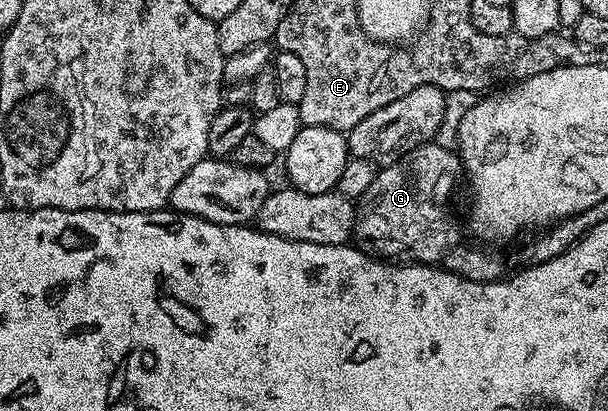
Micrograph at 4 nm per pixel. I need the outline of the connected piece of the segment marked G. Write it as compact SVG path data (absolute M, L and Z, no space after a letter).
M414 145L386 165L389 165L386 169L378 168L371 187L367 187L356 206L352 235L356 248L390 263L444 267L475 283L504 278L514 268L511 258L474 243L466 230L457 229L449 218L445 208L457 185L457 176L460 178L463 173L461 158L450 146Z

